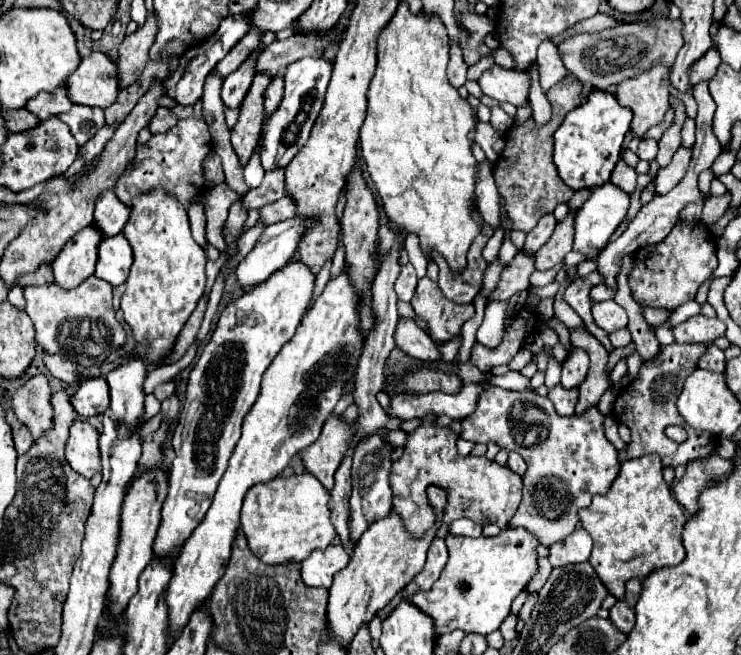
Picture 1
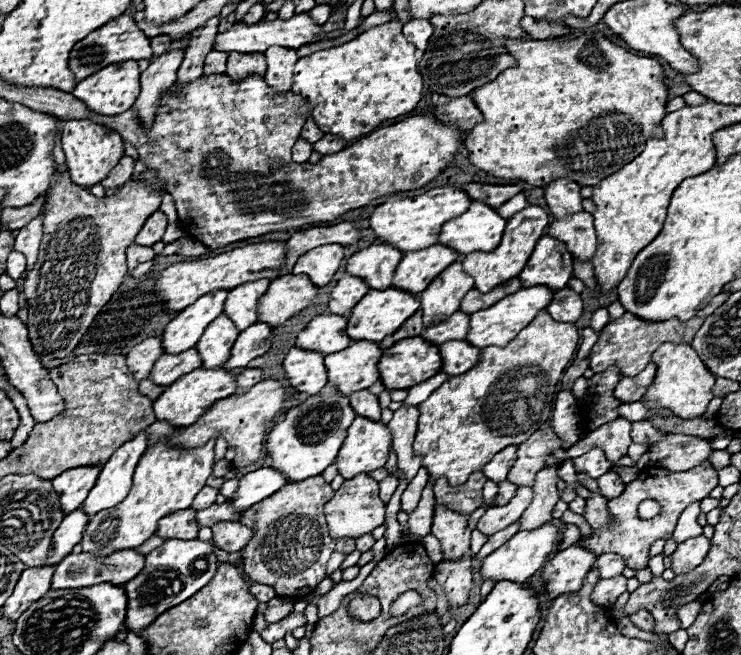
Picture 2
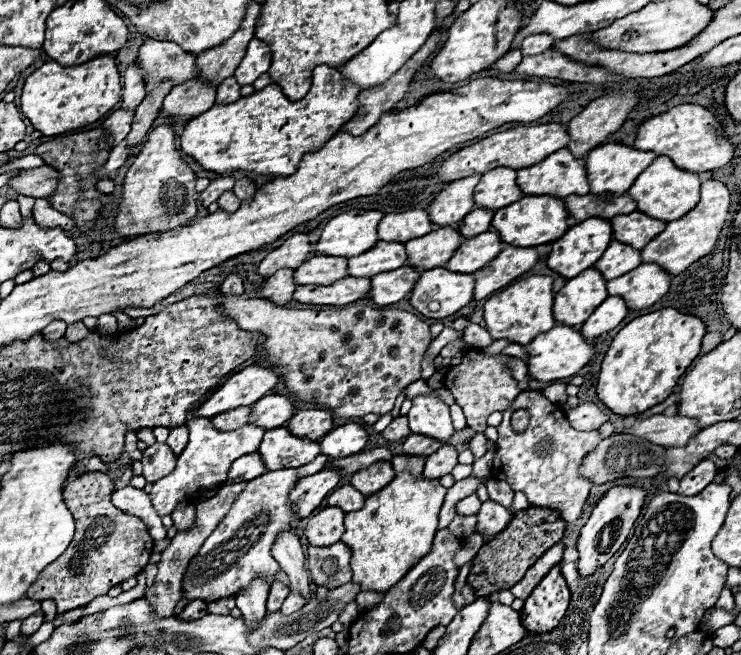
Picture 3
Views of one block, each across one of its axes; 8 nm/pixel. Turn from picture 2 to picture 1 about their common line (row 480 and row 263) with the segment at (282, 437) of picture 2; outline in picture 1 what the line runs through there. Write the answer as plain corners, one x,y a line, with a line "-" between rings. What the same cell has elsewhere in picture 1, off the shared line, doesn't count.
288,262
222,312
210,342
196,360
178,426
172,436
176,458
168,472
168,496
154,538
154,558
176,558
192,530
206,516
218,482
240,440
242,420
260,394
260,380
280,348
294,336
314,290
314,274
302,262

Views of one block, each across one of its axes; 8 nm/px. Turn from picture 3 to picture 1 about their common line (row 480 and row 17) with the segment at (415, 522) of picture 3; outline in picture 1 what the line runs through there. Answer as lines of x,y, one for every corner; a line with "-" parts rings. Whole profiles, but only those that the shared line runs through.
400,2
394,16
390,18
390,22
382,28
382,32
378,34
378,64
376,64
376,72
374,72
374,78
370,82
370,88
368,88
368,112
366,112
366,118
364,118
364,124
360,128
360,152
366,160
366,168
376,184
376,190
382,198
382,206
384,206
384,212
388,214
388,218
392,220
392,224
396,228
400,228
402,232
414,232
420,240
420,246
422,250
428,254
432,250
440,252
448,266
454,270
454,272
460,272
464,266
466,266
466,252
472,244
472,240
480,234
480,224
472,218
472,210
470,206
474,204
474,178
476,178
476,158
472,156
470,152
470,140
468,140
468,132
476,128
476,114
472,112
468,100
460,98
460,94
456,92
456,88
450,86
448,78
446,78
446,66
448,66
448,52
450,52
450,44
448,44
448,36
446,36
446,28
442,24
442,20
436,16
436,14
430,14
430,12
418,12
418,14
412,14
408,10
408,4

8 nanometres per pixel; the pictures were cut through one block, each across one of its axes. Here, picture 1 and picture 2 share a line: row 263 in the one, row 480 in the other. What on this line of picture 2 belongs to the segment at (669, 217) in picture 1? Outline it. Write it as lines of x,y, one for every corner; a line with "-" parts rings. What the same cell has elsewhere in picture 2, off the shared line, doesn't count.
608,472
608,474
598,478
598,488
600,488
604,498
612,500
612,498
616,498
616,496
620,496
624,492
624,482
620,482
616,472

